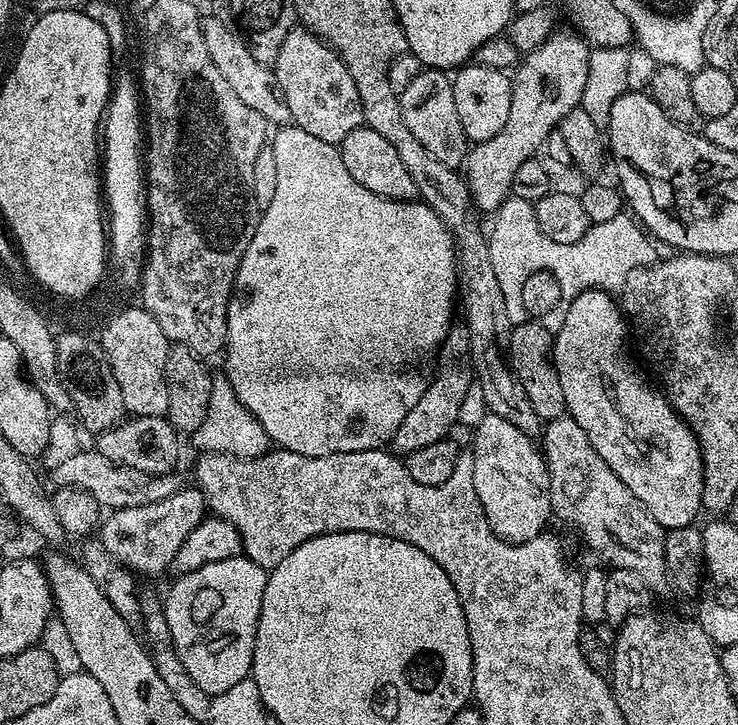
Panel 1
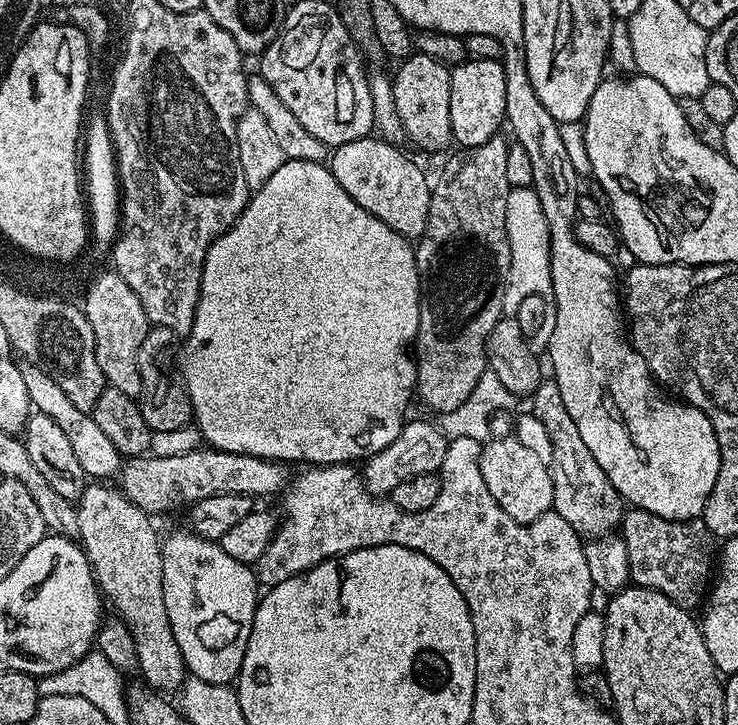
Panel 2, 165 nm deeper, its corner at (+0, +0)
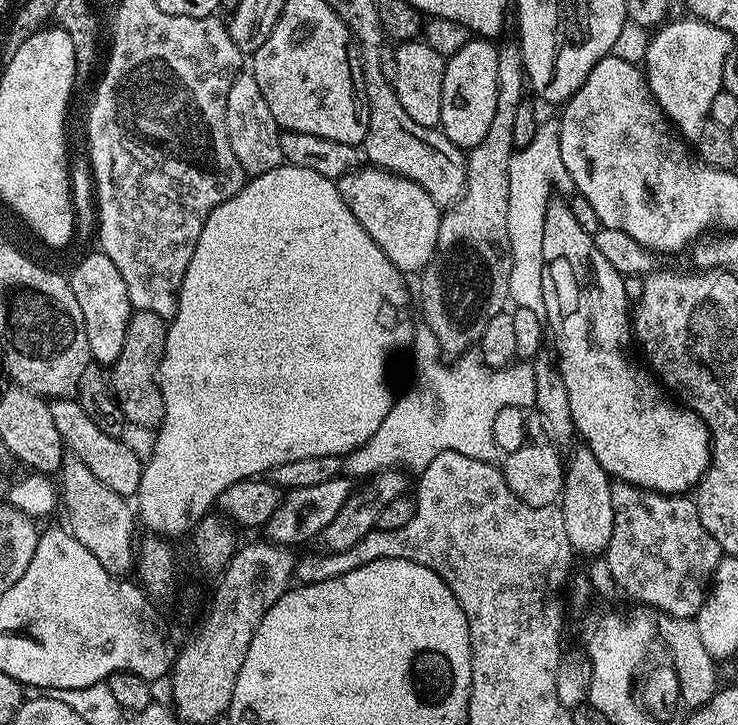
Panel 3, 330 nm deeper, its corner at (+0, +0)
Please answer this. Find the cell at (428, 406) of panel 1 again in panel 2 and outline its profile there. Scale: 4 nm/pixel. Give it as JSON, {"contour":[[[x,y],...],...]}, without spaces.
{"contour":[[[497,134],[478,146],[457,151],[457,156],[445,166],[444,173],[440,176],[440,181],[437,184],[435,181],[432,188],[430,210],[428,211],[428,225],[424,227],[424,235],[419,237],[418,243],[415,245],[416,269],[420,275],[420,325],[416,331],[414,341],[416,387],[421,393],[423,391],[437,392],[440,395],[439,411],[441,413],[458,410],[458,406],[462,406],[462,402],[466,402],[466,398],[470,398],[470,394],[474,394],[474,386],[478,386],[482,374],[488,368],[488,356],[484,353],[486,338],[490,334],[490,330],[494,330],[494,326],[506,312],[504,291],[508,289],[508,271],[512,265],[512,255],[510,254],[510,242],[507,238],[506,228],[507,196],[510,189],[506,178],[506,154],[508,153],[509,141],[507,139],[503,140],[502,137],[503,135]]]}

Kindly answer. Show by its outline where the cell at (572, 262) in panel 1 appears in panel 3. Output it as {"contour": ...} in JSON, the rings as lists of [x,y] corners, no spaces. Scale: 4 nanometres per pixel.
{"contour":[[[544,119],[537,125],[530,145],[517,149],[511,158],[509,197],[507,198],[507,237],[510,238],[512,269],[510,270],[511,303],[522,310],[543,313],[542,298],[542,245],[545,216],[551,203],[552,176],[556,183],[568,184],[570,177],[562,162],[560,126],[557,119]]]}

